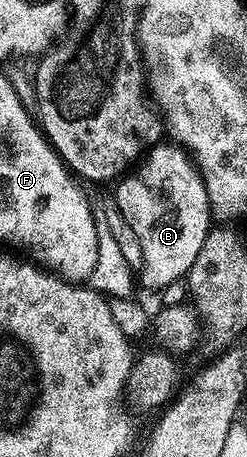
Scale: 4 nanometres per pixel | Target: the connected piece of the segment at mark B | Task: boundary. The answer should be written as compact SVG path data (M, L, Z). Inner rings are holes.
M159 142L150 149L148 155L131 171L117 181L118 189L114 198L118 202L116 210L128 220L140 242L142 251L142 267L140 284L155 290L164 289L170 282L185 277L190 271L192 262L196 262L196 254L200 254L200 246L204 246L204 238L212 227L212 213L206 187L202 175L194 161L181 147L170 142Z

